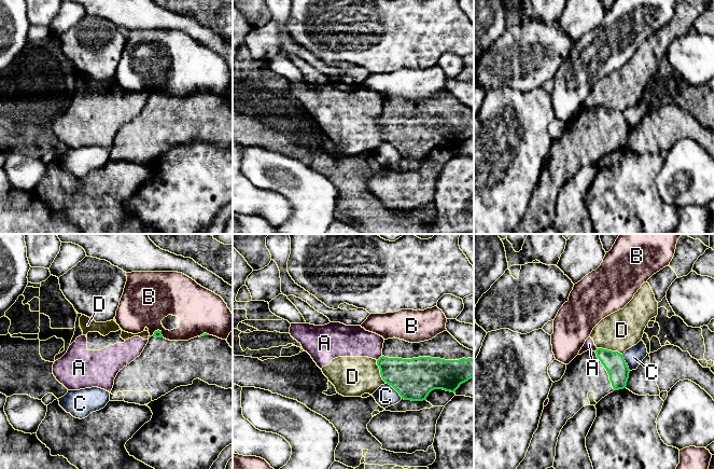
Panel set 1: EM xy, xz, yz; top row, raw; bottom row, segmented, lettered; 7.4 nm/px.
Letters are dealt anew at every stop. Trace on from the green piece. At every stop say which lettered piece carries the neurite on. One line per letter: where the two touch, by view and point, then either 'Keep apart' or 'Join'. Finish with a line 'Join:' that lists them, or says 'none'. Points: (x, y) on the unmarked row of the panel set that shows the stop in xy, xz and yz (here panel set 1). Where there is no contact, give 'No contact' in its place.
A: Touches green at xz (379, 116). Keep apart
B: Touches green at xy (158, 88). Keep apart
C: Touches green at xz (395, 148). Keep apart
D: Touches green at yz (611, 109). Keep apart
Join: none

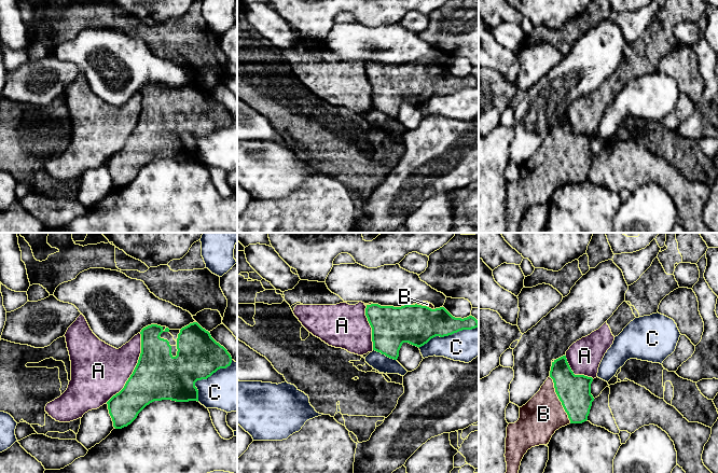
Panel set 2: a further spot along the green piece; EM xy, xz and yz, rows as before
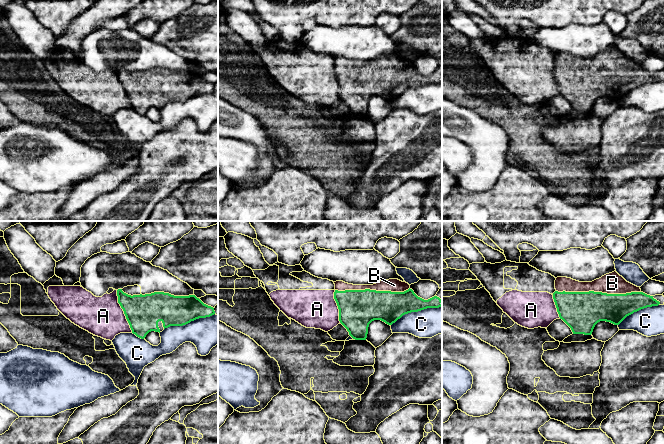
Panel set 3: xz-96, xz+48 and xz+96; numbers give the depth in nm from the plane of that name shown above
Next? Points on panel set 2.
A: Touches green at xy (135, 127). Keep apart
B: Touches green at yz (560, 158). Join
C: Touches green at xz (447, 94). Keep apart
Join: B

